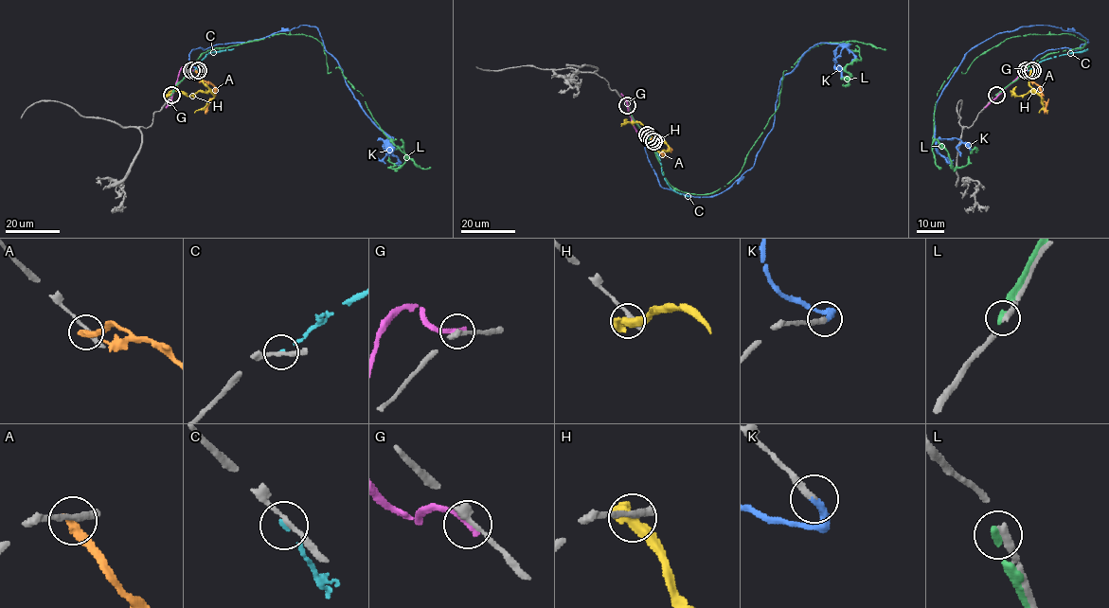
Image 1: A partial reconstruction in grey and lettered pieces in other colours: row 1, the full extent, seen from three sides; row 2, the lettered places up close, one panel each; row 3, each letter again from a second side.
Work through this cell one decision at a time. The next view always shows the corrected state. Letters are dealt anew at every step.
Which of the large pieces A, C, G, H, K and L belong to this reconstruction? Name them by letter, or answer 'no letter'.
K

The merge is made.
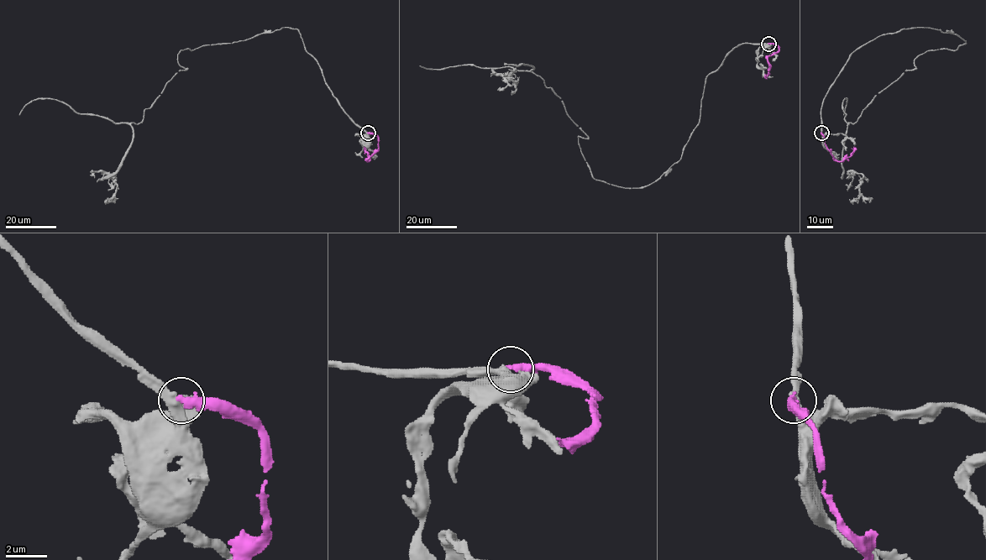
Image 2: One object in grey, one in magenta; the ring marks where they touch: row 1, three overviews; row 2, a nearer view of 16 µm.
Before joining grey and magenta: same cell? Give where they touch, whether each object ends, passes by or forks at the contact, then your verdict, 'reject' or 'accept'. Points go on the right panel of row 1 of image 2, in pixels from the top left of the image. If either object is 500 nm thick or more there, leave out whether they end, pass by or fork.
at (821, 133); grey passes by; magenta ends there; reject

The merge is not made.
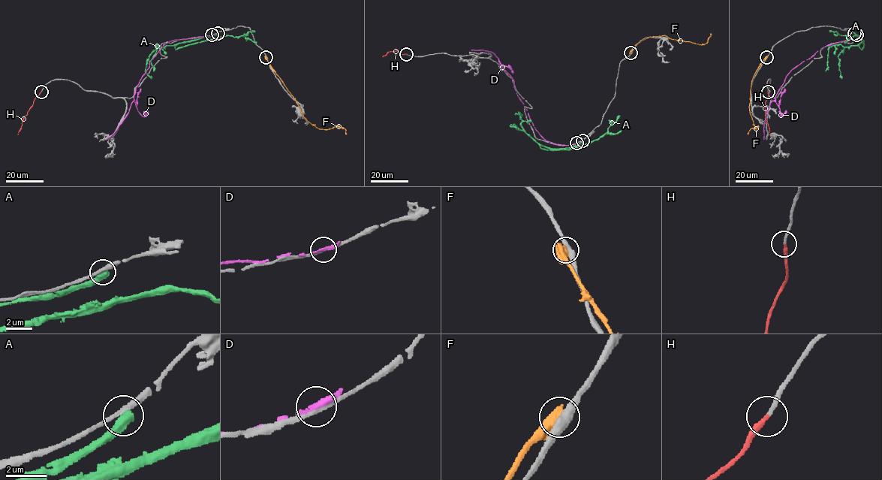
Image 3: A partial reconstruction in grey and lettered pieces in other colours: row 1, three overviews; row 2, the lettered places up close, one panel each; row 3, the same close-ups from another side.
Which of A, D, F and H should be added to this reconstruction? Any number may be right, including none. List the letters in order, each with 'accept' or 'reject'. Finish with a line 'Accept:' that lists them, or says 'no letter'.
A: reject
D: reject
F: reject
H: accept
Accept: H

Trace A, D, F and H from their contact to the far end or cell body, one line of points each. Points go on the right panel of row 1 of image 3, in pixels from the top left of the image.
A: (854, 33), (862, 38), (859, 46), (861, 49), (863, 42), (857, 36), (843, 36), (829, 31)
D: (856, 34), (859, 36), (856, 39), (827, 44), (794, 67), (769, 104), (766, 115), (764, 140)
F: (766, 57), (755, 72), (750, 90), (750, 113), (755, 129), (759, 127), (751, 128), (748, 134)
H: (768, 92), (765, 116), (771, 134)

